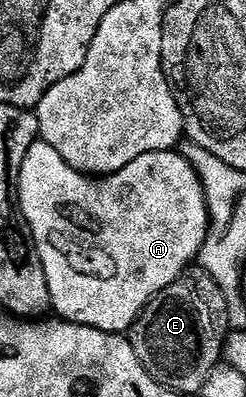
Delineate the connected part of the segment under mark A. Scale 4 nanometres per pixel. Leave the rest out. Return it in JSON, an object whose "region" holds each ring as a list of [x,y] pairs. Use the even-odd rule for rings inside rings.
{"region":[[[37,141],[34,145],[30,145],[30,153],[26,153],[26,161],[22,161],[18,190],[20,192],[20,211],[30,225],[40,260],[44,266],[46,281],[50,285],[52,311],[60,314],[57,316],[61,320],[77,323],[83,327],[93,327],[99,331],[131,332],[137,317],[144,312],[144,306],[197,262],[208,232],[208,202],[204,196],[204,187],[200,184],[198,173],[192,168],[190,161],[186,161],[180,156],[179,150],[176,149],[146,153],[142,157],[138,157],[138,161],[130,161],[130,165],[126,165],[126,169],[115,171],[112,175],[93,177],[84,175],[70,165],[66,165],[66,161],[62,161],[62,157],[58,157],[57,151],[50,149],[50,145],[46,145],[43,141]]]}

